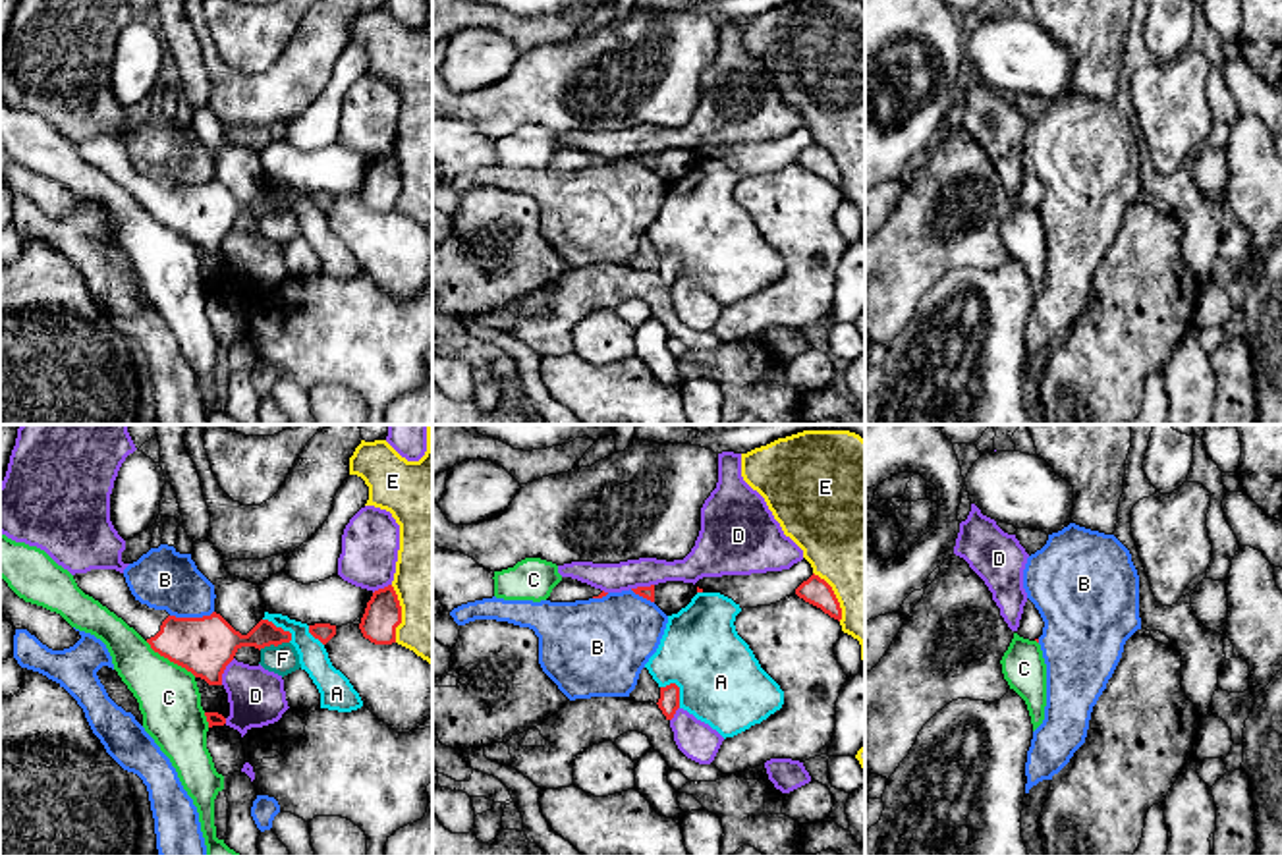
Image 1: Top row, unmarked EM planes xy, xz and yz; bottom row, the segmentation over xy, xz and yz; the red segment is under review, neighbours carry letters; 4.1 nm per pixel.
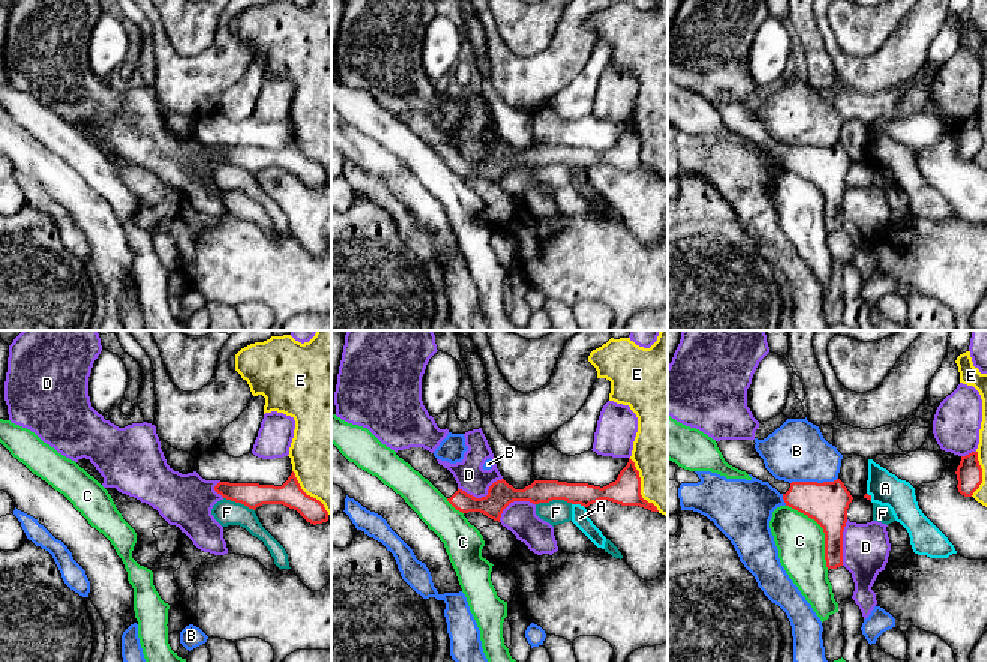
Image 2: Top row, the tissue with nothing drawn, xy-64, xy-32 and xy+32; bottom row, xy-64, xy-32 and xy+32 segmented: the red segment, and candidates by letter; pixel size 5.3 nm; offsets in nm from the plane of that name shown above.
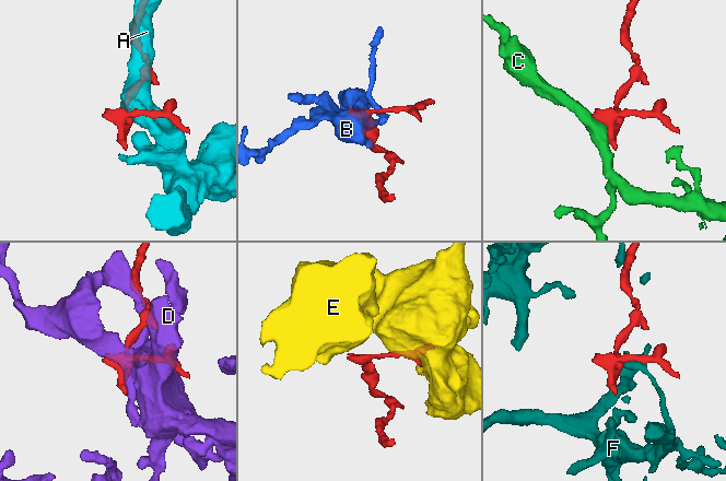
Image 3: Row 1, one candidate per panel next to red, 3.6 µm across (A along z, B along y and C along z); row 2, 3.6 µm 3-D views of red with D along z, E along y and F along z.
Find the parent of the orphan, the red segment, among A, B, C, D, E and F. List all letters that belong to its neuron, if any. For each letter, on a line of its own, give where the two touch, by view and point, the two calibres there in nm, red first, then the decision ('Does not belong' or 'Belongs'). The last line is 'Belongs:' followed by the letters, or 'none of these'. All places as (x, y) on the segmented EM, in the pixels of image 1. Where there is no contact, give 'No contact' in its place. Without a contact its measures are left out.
A: Touches red at xz (678, 689). Thickness 90 nm (red) against 360 nm. Does not belong
B: Touches red at xy (192, 618). Thickness 240 nm (red) against 260 nm. Does not belong
C: Touches red at xy (170, 661). Thickness 240 nm (red) against 260 nm. Does not belong
D: Touches red at xy (222, 672). Thickness 240 nm (red) against 240 nm. Does not belong
E: Touches red at xy (400, 614). Thickness 160 nm (red) against 320 nm. Does not belong
F: Touches red at xy (273, 643). Thickness 200 nm (red) against 120 nm. Does not belong
Belongs: none of these

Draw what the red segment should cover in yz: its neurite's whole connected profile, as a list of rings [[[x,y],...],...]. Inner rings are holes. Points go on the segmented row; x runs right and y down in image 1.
[[[1027,598],[1025,606],[1023,606],[1023,614],[1019,620],[1019,627],[1017,627],[1017,635],[1029,641],[1037,641],[1043,635],[1043,627],[1045,621],[1039,614],[1039,610],[1035,608],[1035,604]]]

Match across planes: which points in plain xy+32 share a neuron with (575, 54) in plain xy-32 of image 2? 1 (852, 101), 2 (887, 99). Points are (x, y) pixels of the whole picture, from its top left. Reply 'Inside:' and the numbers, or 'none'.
Inside: none

